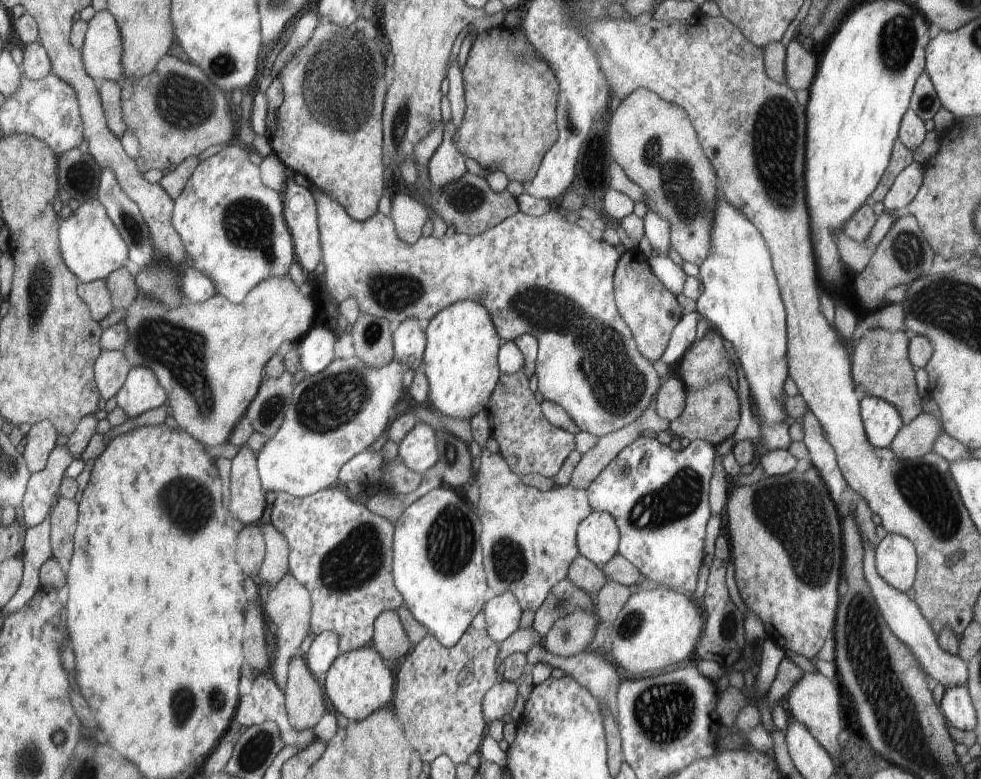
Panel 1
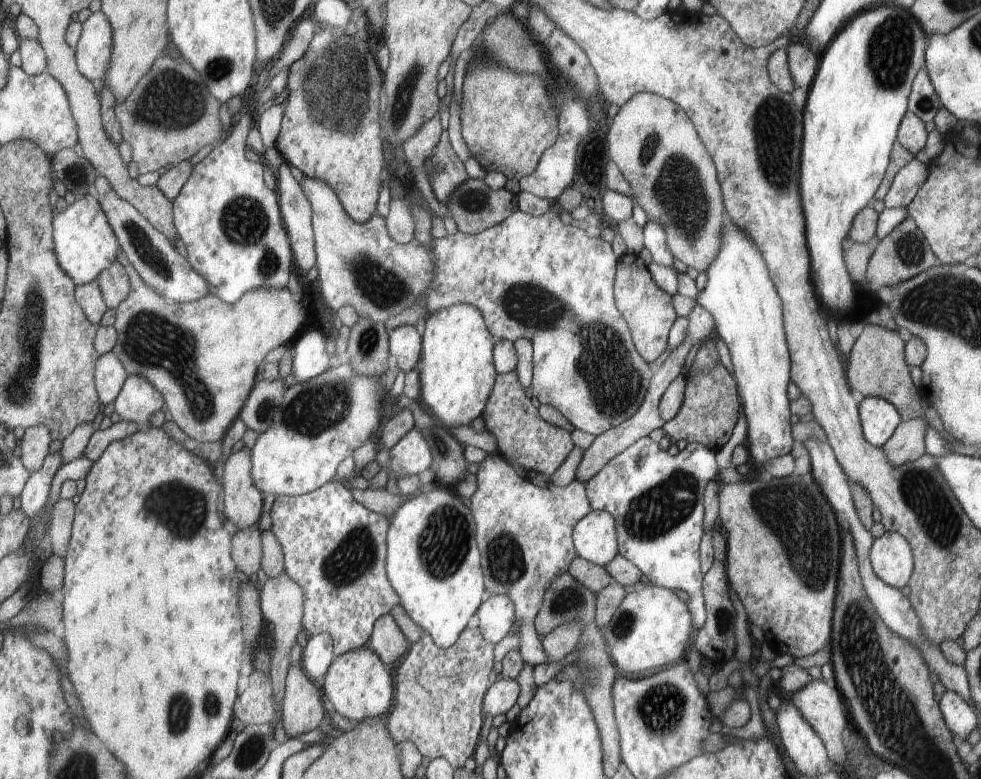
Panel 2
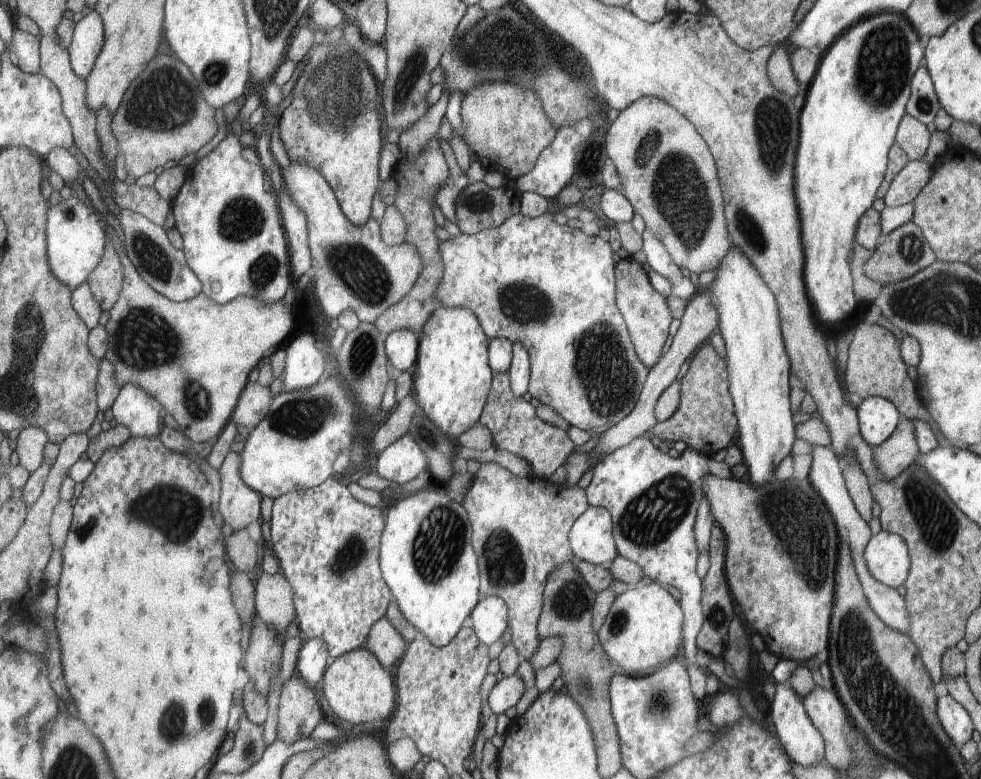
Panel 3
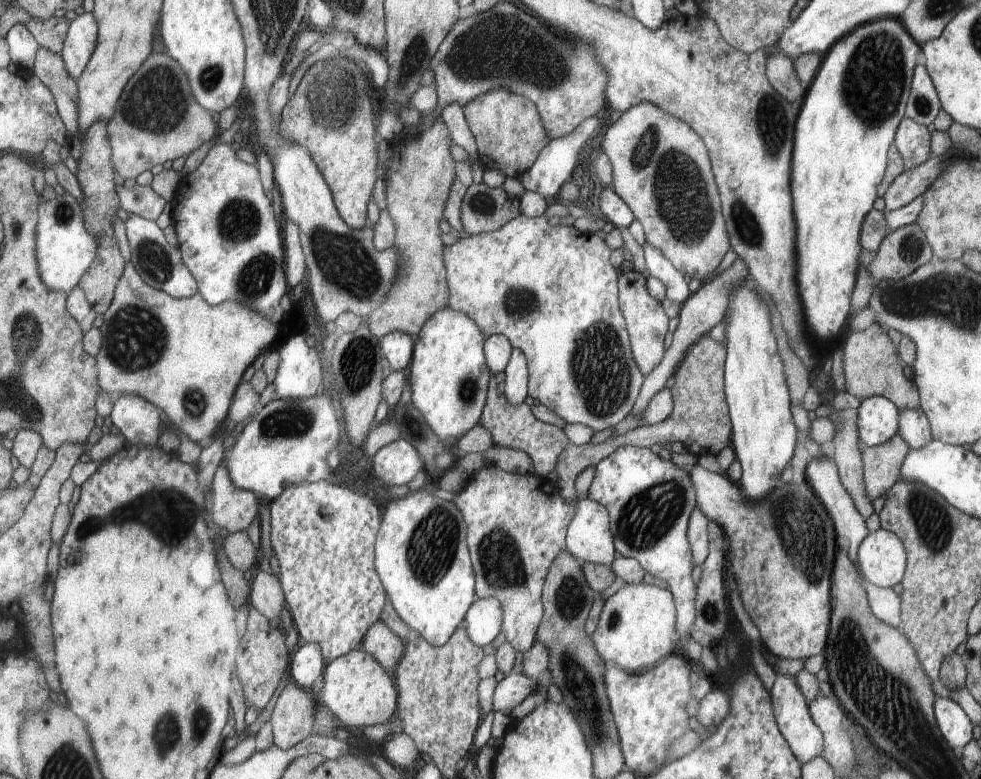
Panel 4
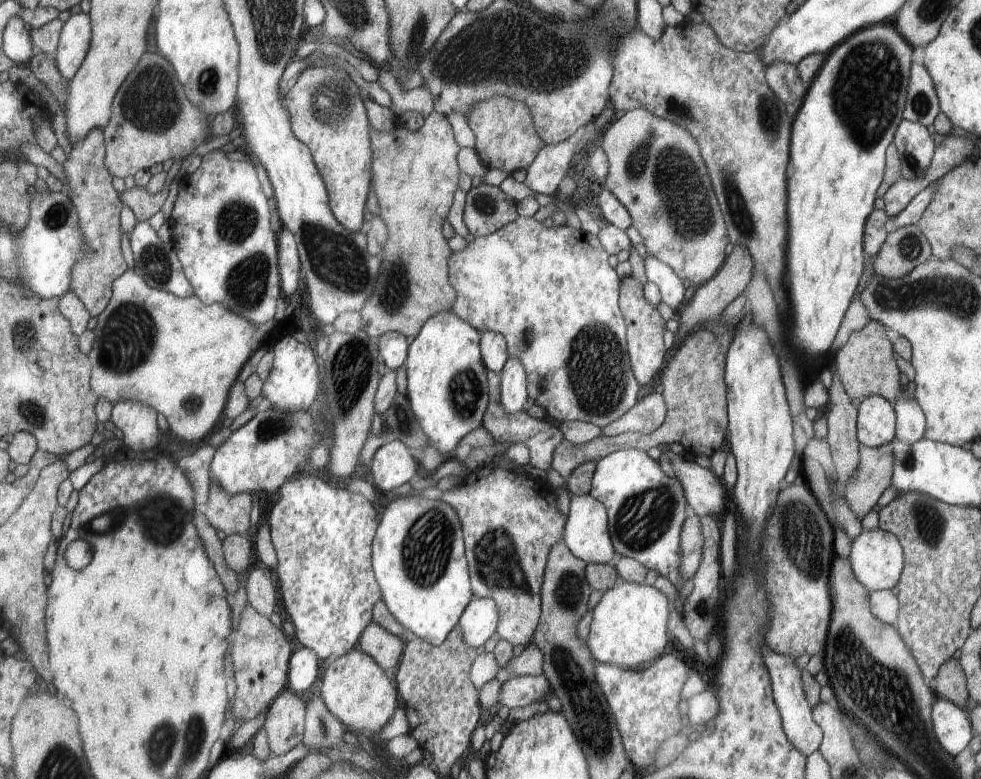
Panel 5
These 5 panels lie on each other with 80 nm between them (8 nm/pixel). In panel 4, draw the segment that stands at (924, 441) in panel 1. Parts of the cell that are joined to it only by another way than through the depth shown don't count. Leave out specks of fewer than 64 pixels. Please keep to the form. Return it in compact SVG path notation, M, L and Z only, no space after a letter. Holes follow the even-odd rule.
M895 433L880 445L861 446L864 491L870 501L883 496L898 479L902 460L906 457L907 443L899 433Z

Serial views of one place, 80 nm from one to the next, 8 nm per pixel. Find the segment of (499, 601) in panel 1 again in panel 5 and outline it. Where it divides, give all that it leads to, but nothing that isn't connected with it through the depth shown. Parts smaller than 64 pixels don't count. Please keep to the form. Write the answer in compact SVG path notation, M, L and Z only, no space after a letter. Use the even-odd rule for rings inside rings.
M477 597L469 601L461 613L458 628L463 631L464 642L477 649L496 631L498 620L499 608L496 602L489 597Z

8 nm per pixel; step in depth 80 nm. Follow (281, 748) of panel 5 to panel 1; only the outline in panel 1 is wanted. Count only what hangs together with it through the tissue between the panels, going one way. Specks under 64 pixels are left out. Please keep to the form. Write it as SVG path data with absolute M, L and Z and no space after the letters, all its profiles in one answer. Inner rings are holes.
M303 654L293 655L288 662L284 686L284 707L290 726L296 731L316 730L323 712L323 694L319 684L313 680Z

